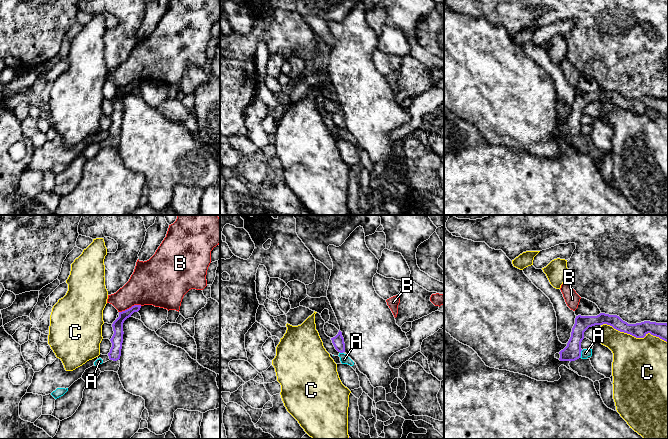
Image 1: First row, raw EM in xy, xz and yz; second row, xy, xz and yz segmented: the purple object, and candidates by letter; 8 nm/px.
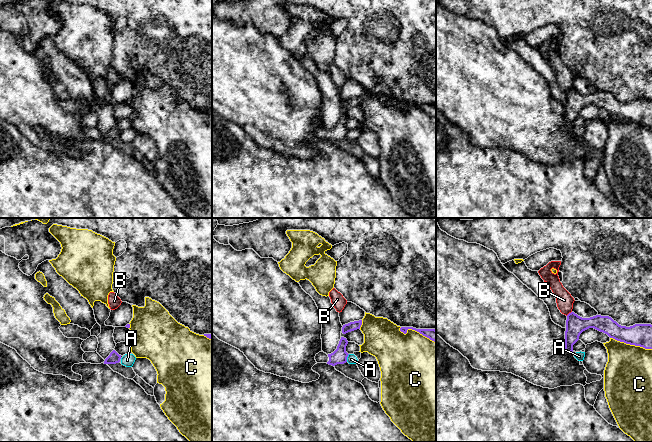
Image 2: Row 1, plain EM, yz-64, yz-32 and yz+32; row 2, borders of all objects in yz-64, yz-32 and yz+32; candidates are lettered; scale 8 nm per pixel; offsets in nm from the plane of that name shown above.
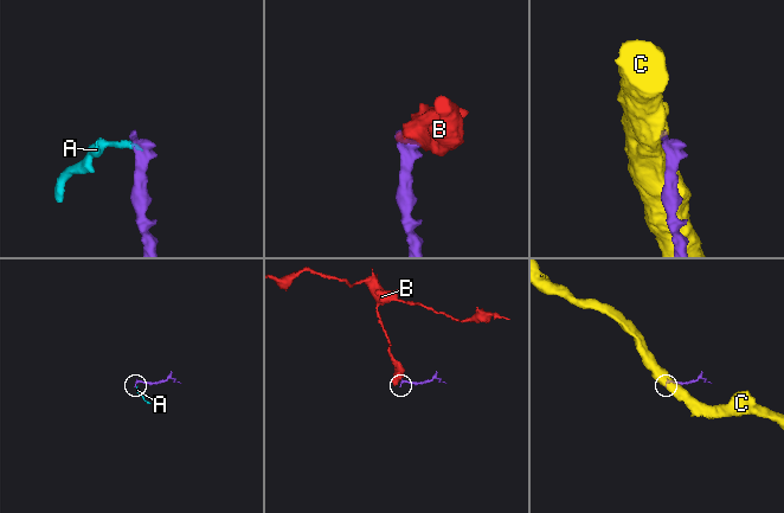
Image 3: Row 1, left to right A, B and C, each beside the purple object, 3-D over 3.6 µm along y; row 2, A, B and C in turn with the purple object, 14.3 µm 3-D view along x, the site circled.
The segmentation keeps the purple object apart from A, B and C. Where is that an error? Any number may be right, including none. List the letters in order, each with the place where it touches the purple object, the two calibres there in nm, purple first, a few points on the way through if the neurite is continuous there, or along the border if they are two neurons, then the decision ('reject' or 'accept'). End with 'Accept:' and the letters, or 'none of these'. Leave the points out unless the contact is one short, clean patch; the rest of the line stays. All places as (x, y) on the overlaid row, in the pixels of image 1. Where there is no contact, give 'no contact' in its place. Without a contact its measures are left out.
A: yz (580, 354) | 140/80 nm | along yz (582, 350), (579, 357) | reject
B: xy (131, 307) | 90/340 nm | along xy (141, 305), (132, 305), (119, 312) | reject
C: yz (634, 336) | 140/460 nm | reject
Accept: none of these

